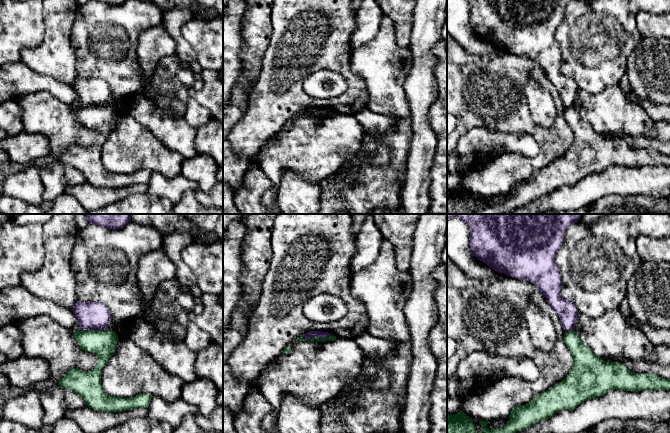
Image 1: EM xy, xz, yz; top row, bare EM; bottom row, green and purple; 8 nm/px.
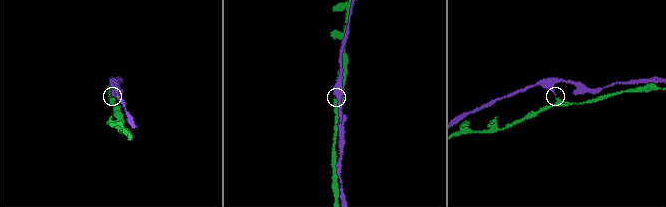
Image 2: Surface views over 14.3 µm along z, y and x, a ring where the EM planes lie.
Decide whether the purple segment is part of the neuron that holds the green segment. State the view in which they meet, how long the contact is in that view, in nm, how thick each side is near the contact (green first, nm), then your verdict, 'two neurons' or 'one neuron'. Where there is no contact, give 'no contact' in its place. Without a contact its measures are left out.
meets green in xy; contact 240 nm long; 220 nm thick on the green side, 220 nm on the other; two neurons

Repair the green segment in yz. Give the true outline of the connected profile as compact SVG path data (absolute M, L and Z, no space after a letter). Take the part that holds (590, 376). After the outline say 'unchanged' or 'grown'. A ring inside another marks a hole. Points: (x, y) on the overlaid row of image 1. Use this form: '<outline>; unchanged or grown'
M574 329L564 334L564 342L573 357L573 366L567 377L549 390L538 394L528 404L514 407L509 415L510 421L503 428L489 429L487 421L479 421L482 426L481 433L516 433L550 418L562 409L574 409L590 398L601 397L615 389L633 392L670 390L670 379L663 379L653 373L632 373L620 362L606 362L597 357L591 348L580 340Z; unchanged

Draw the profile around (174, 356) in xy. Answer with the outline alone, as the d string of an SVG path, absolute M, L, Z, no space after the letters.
M141 316L136 317L129 338L184 383L198 378L195 370L197 353L190 350L183 340L173 340L169 334L158 331L151 321Z

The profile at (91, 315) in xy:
M77 301L72 309L78 319L78 327L82 331L106 330L112 316L109 309L99 302Z

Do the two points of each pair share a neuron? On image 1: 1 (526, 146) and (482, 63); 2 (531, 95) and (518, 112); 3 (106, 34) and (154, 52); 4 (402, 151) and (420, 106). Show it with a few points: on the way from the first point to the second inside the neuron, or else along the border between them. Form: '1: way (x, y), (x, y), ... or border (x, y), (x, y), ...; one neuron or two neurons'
1: border (496, 130), (512, 133), (529, 133), (539, 146); two neurons
2: border (528, 78), (524, 85), (524, 97), (535, 123); two neurons
3: border (151, 27), (138, 38), (137, 65), (141, 69); two neurons
4: border (409, 116), (411, 143), (408, 150); two neurons

